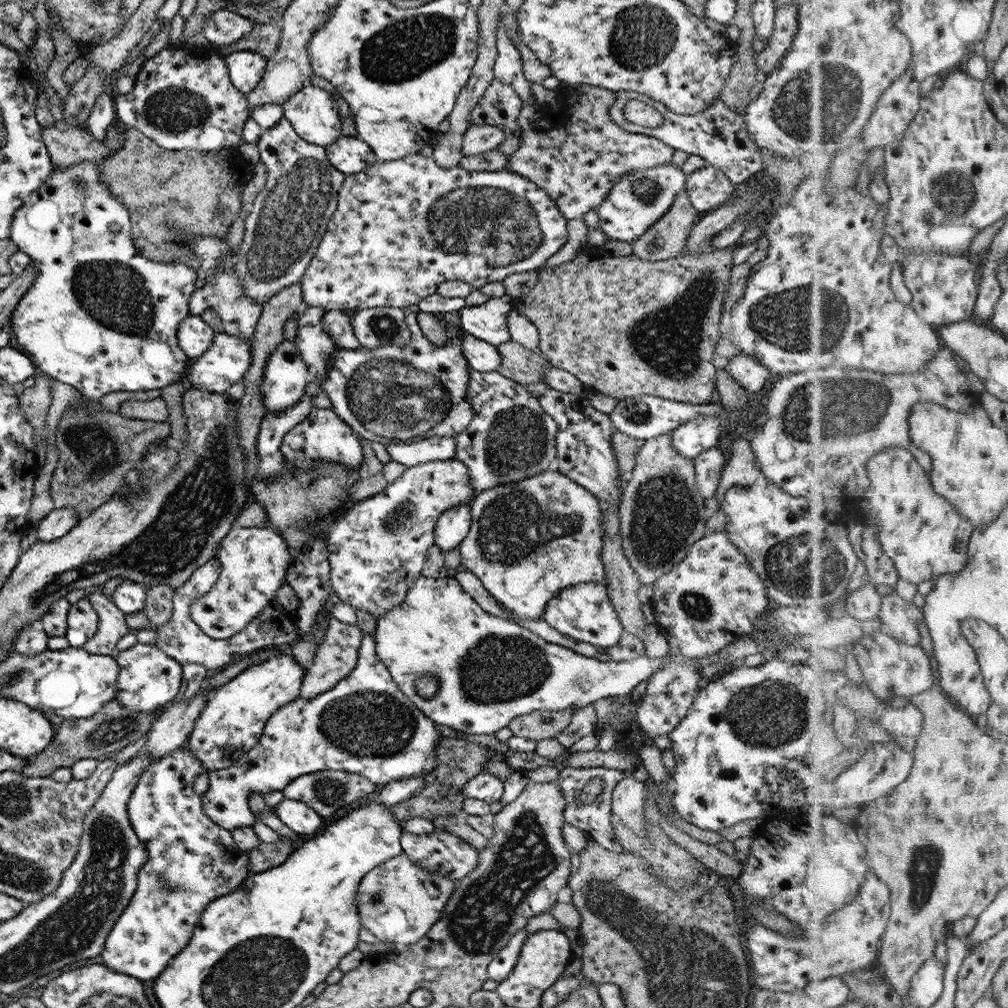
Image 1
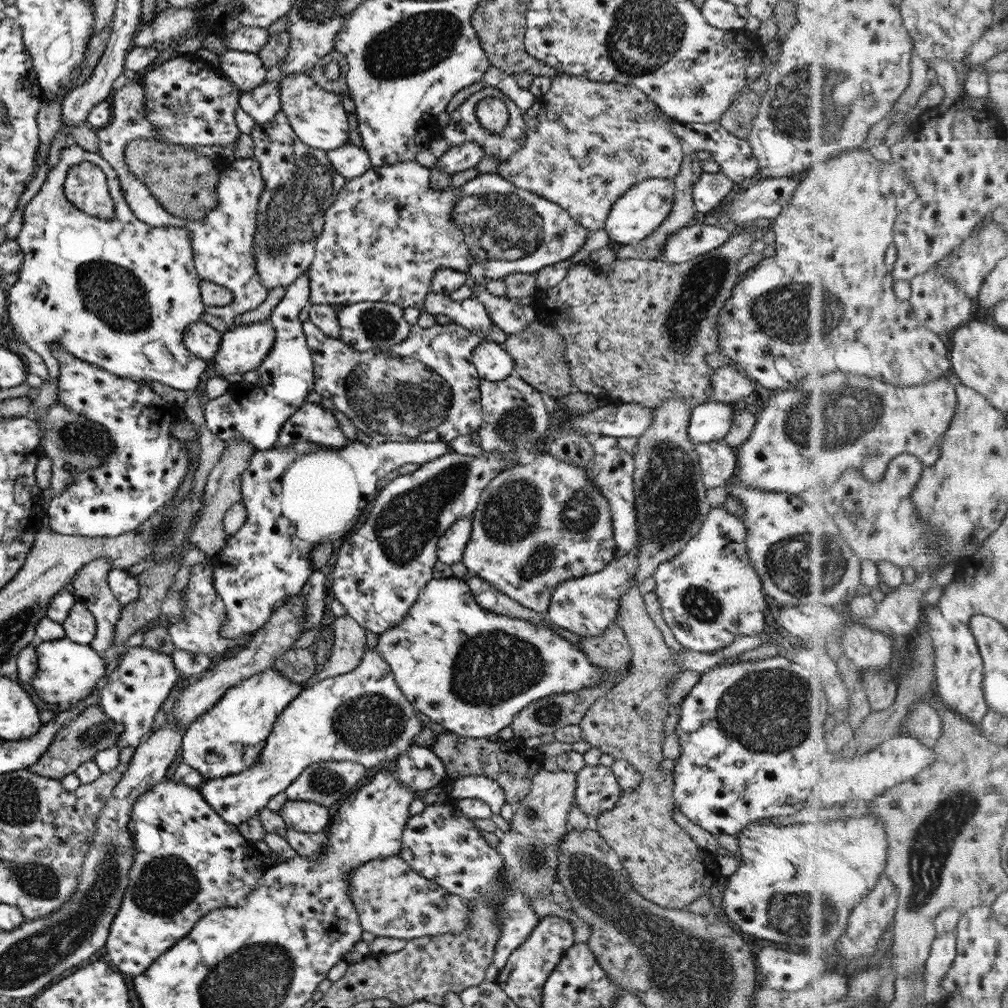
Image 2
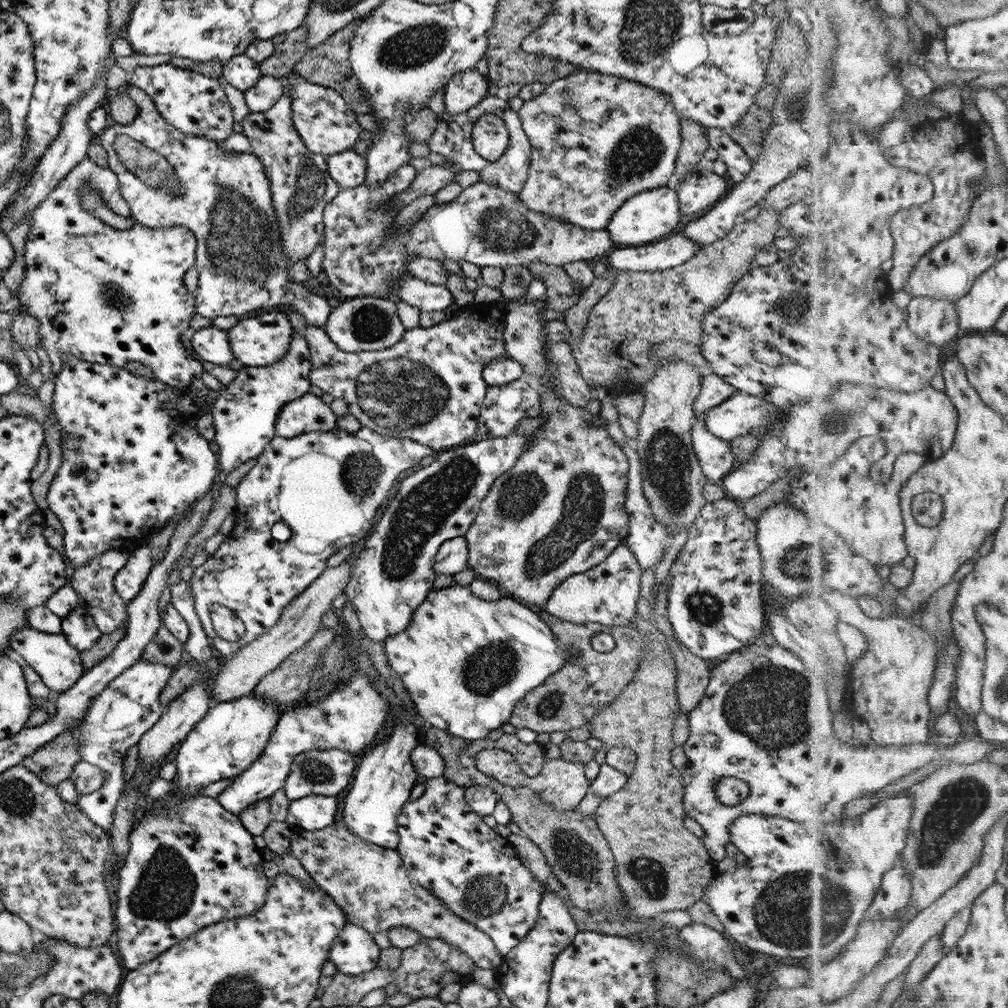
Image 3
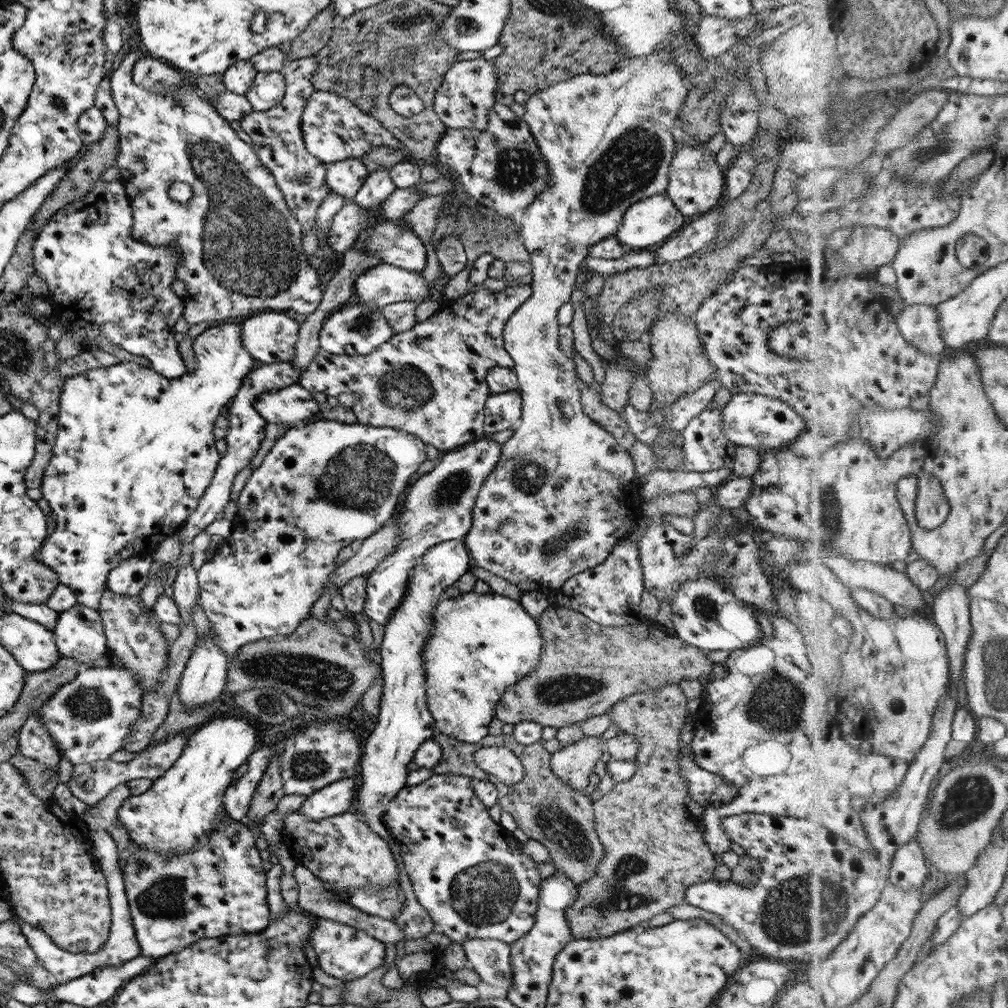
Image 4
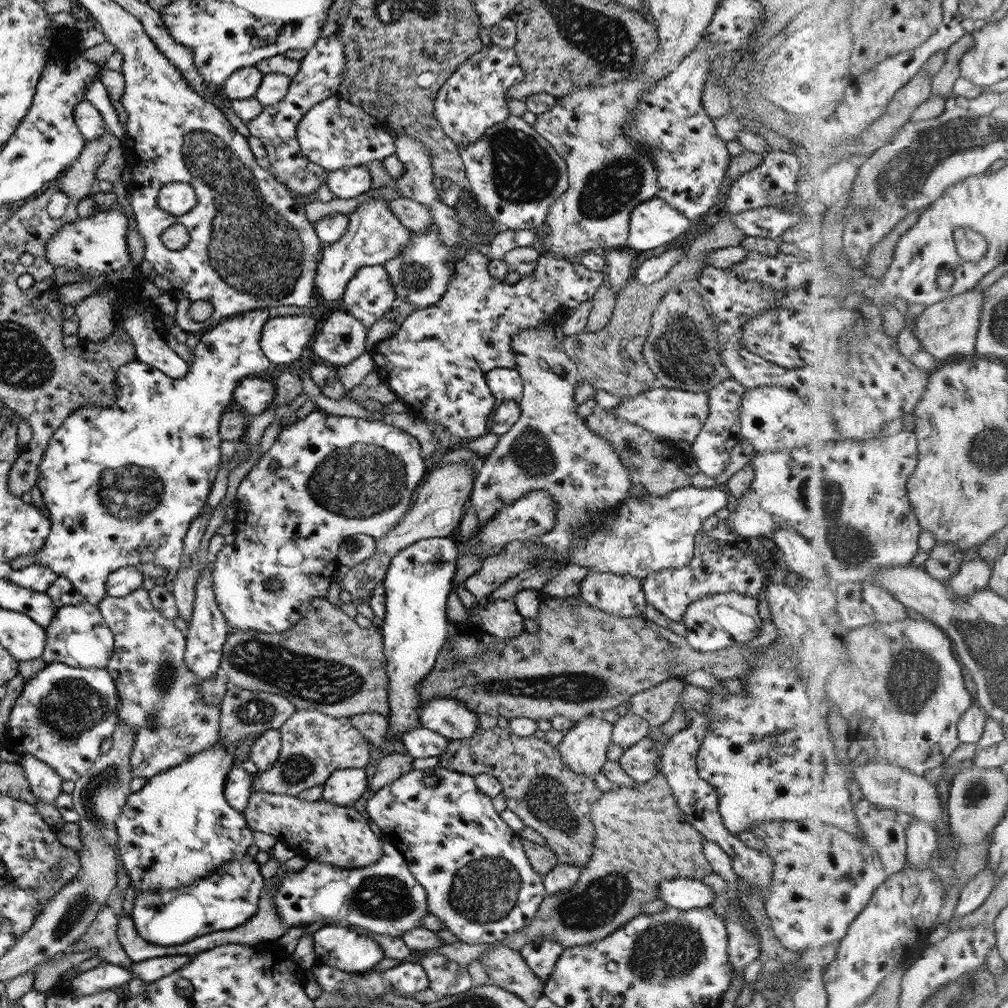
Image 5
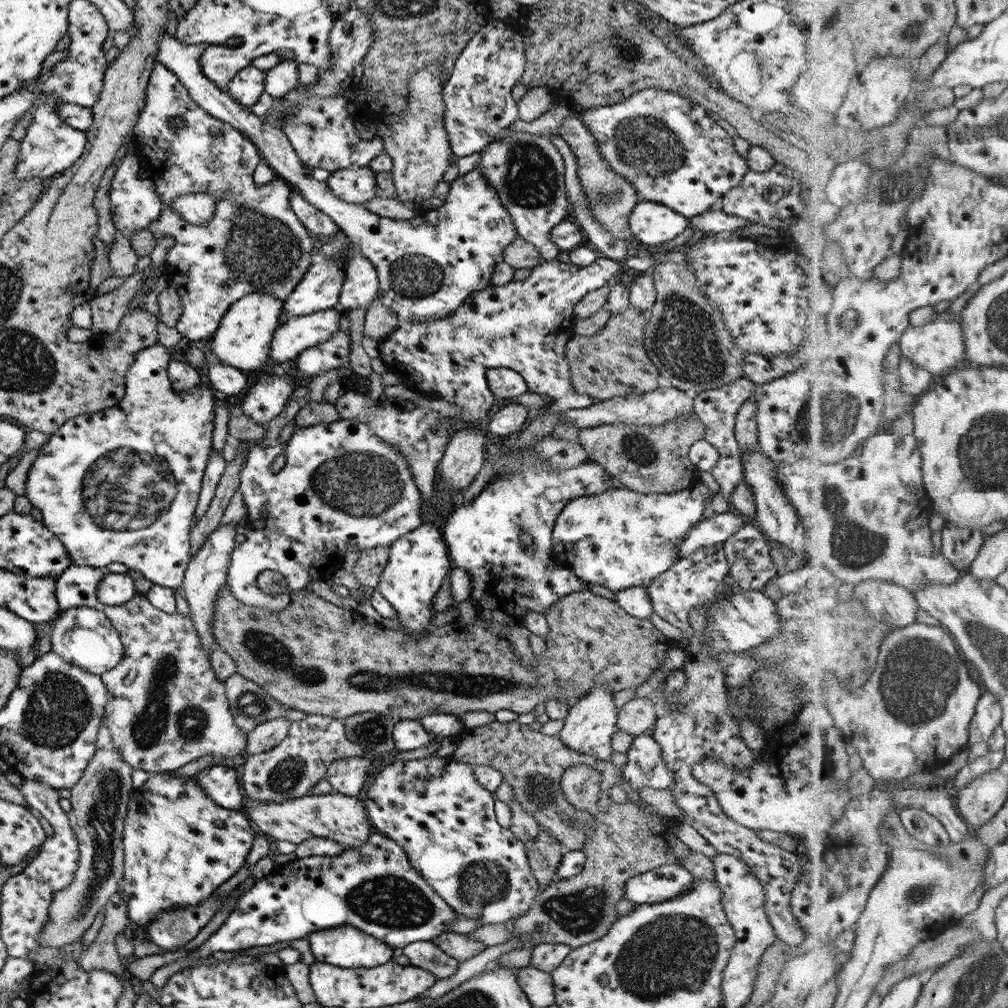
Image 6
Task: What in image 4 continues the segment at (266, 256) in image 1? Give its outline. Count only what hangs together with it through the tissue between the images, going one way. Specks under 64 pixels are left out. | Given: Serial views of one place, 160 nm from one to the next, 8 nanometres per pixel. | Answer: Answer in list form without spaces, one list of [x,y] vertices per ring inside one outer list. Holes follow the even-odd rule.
[[[315,57],[295,59],[287,63],[281,71],[284,76],[284,95],[278,104],[264,112],[252,111],[244,115],[239,122],[241,131],[251,140],[251,150],[273,176],[281,198],[286,202],[292,217],[299,222],[303,235],[311,228],[316,228],[316,210],[321,201],[327,198],[327,194],[331,193],[325,183],[326,165],[305,151],[299,130],[305,102],[315,89],[311,77],[316,68],[318,64]]]

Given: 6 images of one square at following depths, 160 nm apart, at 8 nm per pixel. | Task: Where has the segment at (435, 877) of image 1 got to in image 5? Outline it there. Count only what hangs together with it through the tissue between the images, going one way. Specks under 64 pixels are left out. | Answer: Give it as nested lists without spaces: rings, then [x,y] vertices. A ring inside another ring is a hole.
[[[253,790],[241,813],[251,830],[275,837],[289,846],[296,856],[302,856],[308,861],[327,863],[327,866],[333,866],[337,870],[355,870],[370,865],[382,853],[379,835],[371,828],[359,806],[339,806],[321,799],[307,802],[297,797]],[[497,944],[479,958],[479,962],[484,966],[489,983],[515,994],[522,1001],[531,1004],[542,995],[542,982],[523,962],[519,951]]]

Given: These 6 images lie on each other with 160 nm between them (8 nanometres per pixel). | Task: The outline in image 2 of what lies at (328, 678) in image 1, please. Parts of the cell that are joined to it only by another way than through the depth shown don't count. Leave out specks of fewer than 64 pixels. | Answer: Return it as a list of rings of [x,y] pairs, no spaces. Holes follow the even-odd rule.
[[[347,615],[335,617],[330,627],[333,629],[333,645],[330,655],[303,686],[353,671],[363,657],[366,642],[365,631],[362,627],[359,627]]]

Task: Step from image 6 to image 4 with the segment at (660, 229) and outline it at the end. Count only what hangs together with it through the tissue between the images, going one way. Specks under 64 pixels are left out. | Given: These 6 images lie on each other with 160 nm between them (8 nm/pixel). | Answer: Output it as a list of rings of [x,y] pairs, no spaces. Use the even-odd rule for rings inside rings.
[[[663,192],[631,203],[631,206],[628,206],[623,213],[614,237],[620,245],[623,244],[628,248],[647,249],[653,244],[664,242],[681,230],[684,225],[683,215],[673,206],[673,202],[667,197],[667,194]]]

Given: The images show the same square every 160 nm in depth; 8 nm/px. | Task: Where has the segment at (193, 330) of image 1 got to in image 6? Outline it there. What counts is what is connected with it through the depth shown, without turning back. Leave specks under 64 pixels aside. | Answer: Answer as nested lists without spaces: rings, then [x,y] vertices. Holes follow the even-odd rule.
[[[251,293],[229,305],[221,317],[214,337],[207,341],[207,359],[222,362],[242,372],[255,370],[269,360],[272,334],[279,322],[282,302],[267,293]],[[156,342],[142,348],[128,366],[124,396],[119,402],[95,413],[68,418],[51,433],[28,468],[24,496],[39,510],[47,530],[63,543],[71,565],[92,566],[106,574],[106,564],[119,562],[135,576],[179,591],[190,557],[188,534],[212,448],[216,392],[201,378],[191,391],[177,393],[167,380],[163,362],[164,351]]]

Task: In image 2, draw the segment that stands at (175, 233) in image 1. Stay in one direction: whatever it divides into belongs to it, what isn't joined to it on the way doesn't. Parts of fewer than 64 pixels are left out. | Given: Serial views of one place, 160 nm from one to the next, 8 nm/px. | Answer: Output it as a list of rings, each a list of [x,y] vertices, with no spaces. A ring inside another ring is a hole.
[[[151,139],[130,141],[124,150],[127,172],[139,180],[169,214],[185,220],[202,219],[216,205],[217,166],[221,163],[214,162],[190,152],[187,146],[182,148]]]

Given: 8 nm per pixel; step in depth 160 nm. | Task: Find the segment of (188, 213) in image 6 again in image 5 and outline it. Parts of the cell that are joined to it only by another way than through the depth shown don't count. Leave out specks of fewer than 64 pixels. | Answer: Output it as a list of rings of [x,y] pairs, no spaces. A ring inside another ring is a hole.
[[[173,182],[165,184],[158,192],[156,204],[161,210],[173,216],[181,216],[191,210],[196,203],[196,196],[189,184]]]

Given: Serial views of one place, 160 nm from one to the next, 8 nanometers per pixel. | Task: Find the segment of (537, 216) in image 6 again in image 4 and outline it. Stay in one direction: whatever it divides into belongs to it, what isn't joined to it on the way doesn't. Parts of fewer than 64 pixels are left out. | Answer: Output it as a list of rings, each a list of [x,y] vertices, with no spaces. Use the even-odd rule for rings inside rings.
[[[495,103],[487,113],[487,130],[485,132],[473,129],[447,129],[435,144],[435,160],[441,166],[451,168],[458,175],[462,188],[472,201],[484,208],[490,208],[497,214],[511,218],[518,218],[533,202],[535,195],[547,189],[548,167],[543,158],[539,158],[539,148],[535,146],[529,130],[521,117],[511,113],[509,107],[502,103]]]

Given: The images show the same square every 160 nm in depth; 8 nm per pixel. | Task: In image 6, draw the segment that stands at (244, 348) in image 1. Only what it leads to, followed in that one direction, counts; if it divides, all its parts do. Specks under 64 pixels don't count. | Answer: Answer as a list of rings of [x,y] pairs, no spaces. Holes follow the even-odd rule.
[[[337,307],[317,312],[311,312],[295,318],[287,318],[285,323],[277,325],[269,346],[269,360],[278,363],[292,361],[296,354],[303,350],[311,348],[320,342],[325,342],[334,335],[339,328],[340,312]]]

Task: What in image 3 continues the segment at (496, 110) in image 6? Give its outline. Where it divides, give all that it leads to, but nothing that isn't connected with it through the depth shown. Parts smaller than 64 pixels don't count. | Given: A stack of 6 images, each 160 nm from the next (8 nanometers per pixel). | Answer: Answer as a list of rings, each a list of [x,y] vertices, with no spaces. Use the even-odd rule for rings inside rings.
[[[476,69],[455,73],[444,88],[444,112],[457,115],[473,108],[488,95],[487,83],[488,79]],[[491,114],[479,116],[473,123],[471,139],[473,151],[479,157],[493,162],[507,149],[507,127],[497,116]]]

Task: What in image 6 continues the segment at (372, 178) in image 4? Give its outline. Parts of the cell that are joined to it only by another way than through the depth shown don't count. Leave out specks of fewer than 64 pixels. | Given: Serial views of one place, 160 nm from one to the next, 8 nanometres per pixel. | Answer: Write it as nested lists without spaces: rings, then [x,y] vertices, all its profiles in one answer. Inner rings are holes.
[[[345,257],[320,258],[316,264],[309,265],[303,278],[282,302],[286,318],[337,307],[343,265]]]

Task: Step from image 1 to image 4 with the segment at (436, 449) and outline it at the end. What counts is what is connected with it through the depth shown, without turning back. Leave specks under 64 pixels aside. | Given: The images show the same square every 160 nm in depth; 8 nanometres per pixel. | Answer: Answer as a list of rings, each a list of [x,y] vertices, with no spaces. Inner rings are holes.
[[[328,419],[291,427],[274,441],[274,444],[261,460],[260,465],[251,471],[241,492],[237,495],[234,502],[236,510],[232,519],[230,519],[233,532],[229,534],[229,537],[221,539],[220,543],[216,545],[214,555],[205,559],[196,571],[201,608],[207,621],[209,621],[213,640],[216,641],[226,659],[231,660],[239,652],[238,648],[246,642],[285,637],[292,634],[303,620],[310,617],[310,609],[315,600],[322,595],[321,589],[324,588],[324,582],[328,581],[329,575],[335,570],[334,556],[341,550],[341,547],[347,546],[347,543],[371,536],[385,522],[394,518],[393,516],[399,509],[403,493],[408,488],[409,483],[416,477],[415,471],[425,460],[425,448],[426,445],[420,438],[395,428],[362,425],[357,422],[347,424]]]

